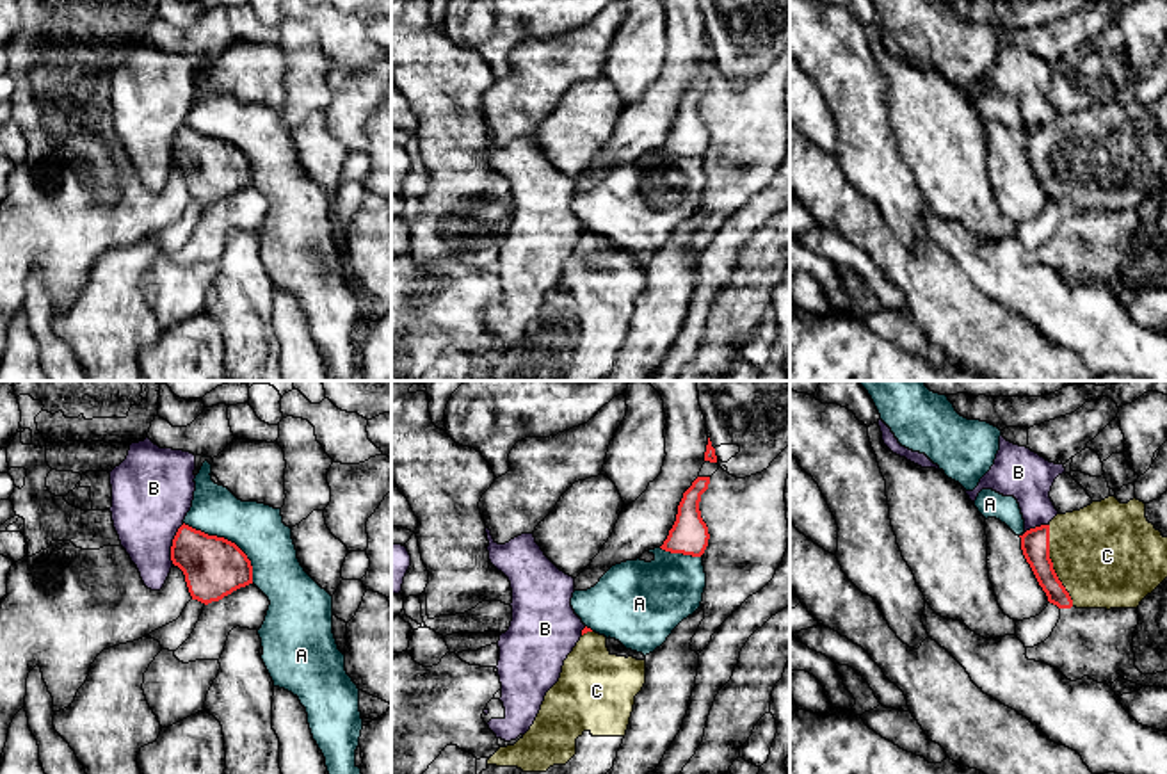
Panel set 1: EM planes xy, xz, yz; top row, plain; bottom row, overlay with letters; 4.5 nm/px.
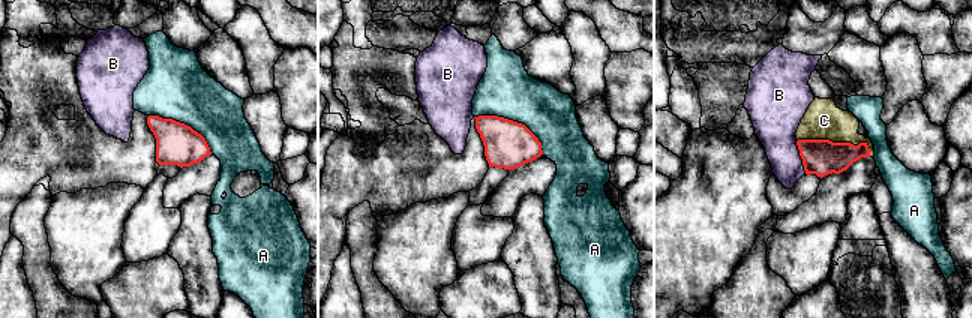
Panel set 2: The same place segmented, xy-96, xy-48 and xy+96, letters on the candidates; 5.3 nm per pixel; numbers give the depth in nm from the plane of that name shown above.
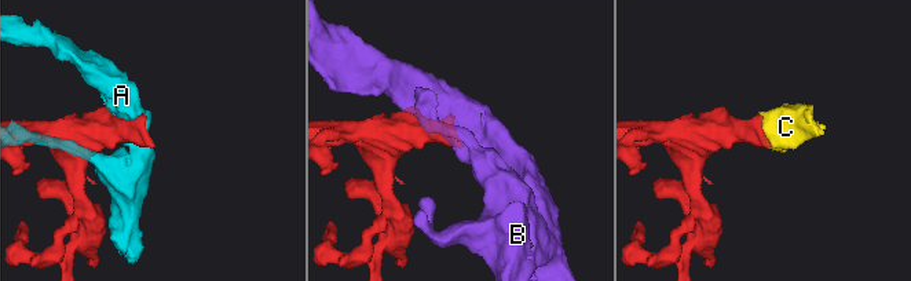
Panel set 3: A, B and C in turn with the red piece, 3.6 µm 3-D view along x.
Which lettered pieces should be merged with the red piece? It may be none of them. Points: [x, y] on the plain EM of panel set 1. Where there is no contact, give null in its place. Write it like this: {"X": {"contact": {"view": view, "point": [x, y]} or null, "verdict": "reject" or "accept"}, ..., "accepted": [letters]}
{"A": {"contact": {"view": "xy", "point": [226, 141]}, "verdict": "reject"}, "B": {"contact": {"view": "xy", "point": [173, 145]}, "verdict": "reject"}, "C": {"contact": {"view": "yz", "point": [1052, 168]}, "verdict": "accept"}, "accepted": ["C"]}

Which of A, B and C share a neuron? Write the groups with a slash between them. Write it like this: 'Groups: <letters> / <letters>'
Groups: A / B / C

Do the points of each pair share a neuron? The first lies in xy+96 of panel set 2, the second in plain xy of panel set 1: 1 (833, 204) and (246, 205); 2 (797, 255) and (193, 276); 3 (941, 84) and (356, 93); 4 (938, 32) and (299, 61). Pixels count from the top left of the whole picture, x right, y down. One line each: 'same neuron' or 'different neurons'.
1: same neuron
2: same neuron
3: same neuron
4: different neurons

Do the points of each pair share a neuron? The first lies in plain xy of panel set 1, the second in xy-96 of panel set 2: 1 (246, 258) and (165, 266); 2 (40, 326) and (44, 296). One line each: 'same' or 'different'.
1: different
2: same

